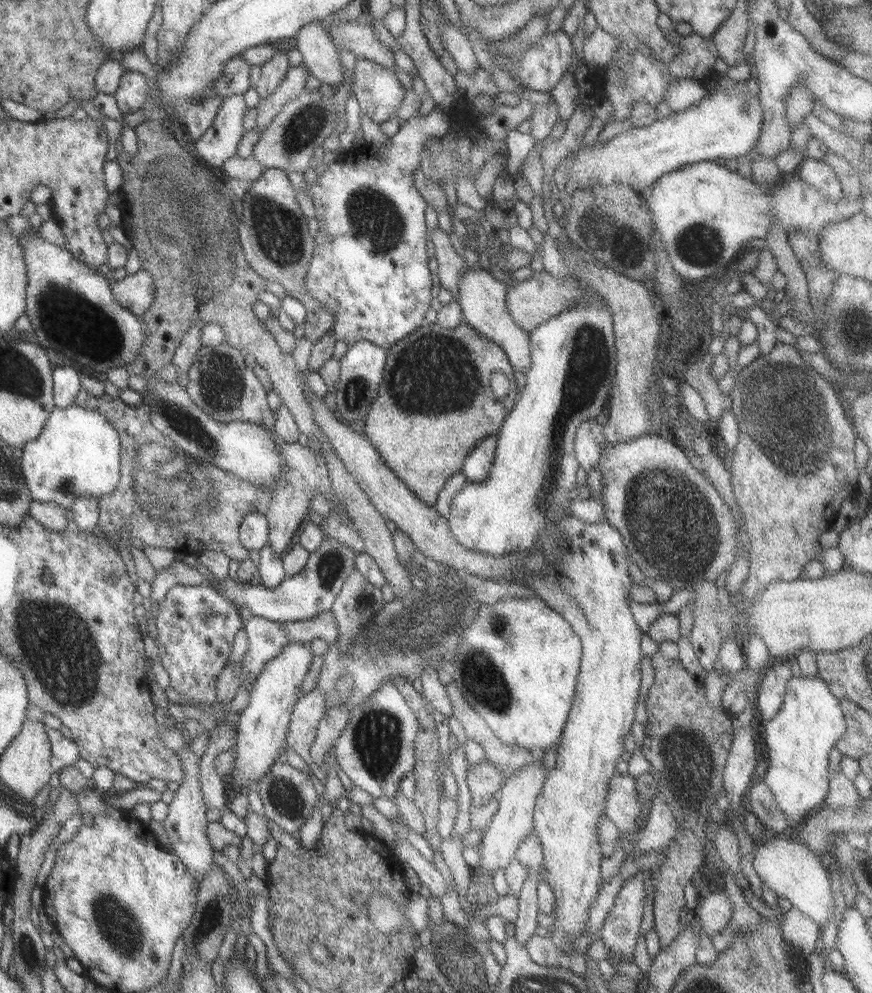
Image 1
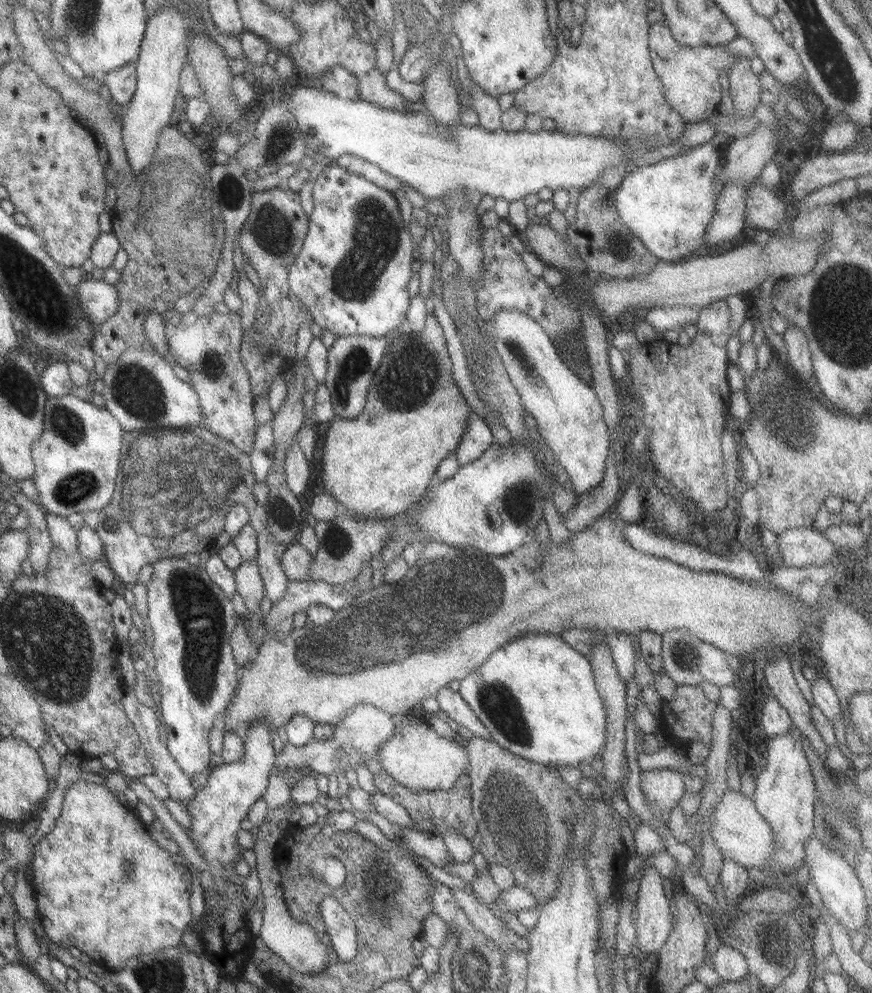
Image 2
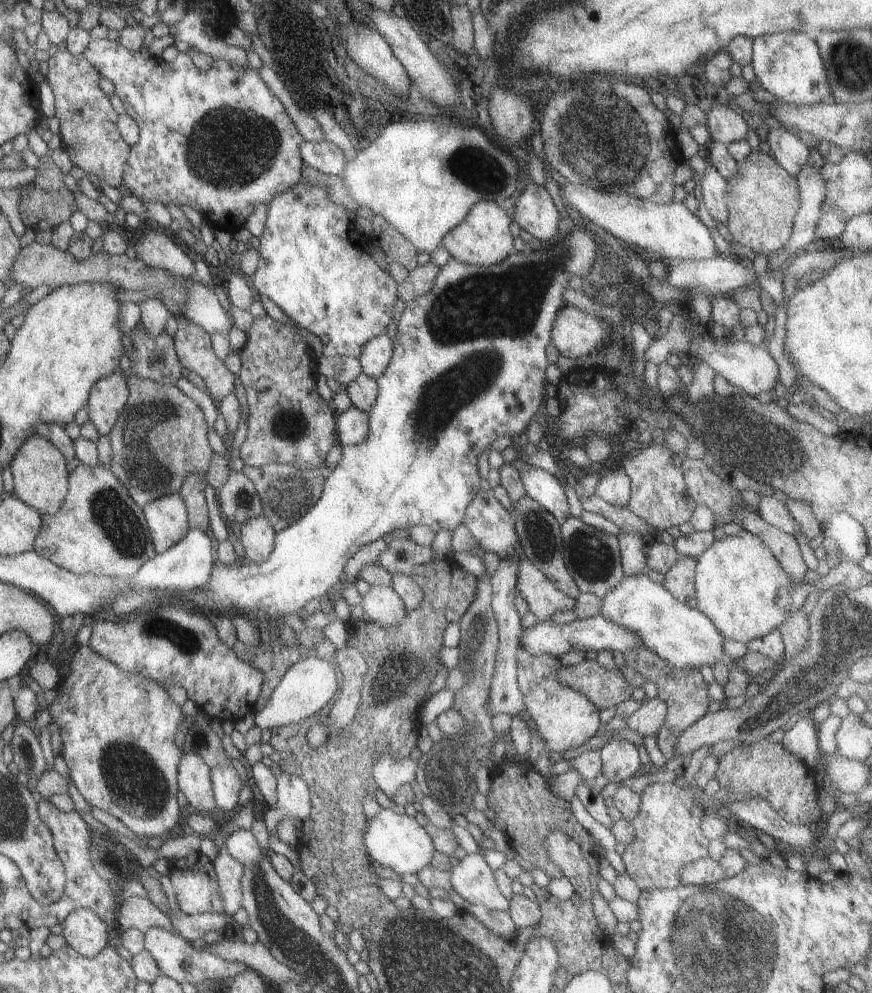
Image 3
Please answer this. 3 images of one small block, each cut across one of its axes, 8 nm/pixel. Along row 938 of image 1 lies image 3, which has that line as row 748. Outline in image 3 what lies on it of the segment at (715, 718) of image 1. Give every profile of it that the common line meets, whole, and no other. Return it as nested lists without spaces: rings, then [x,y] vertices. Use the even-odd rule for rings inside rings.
[[[642,644],[624,652],[625,668],[622,670],[630,676],[639,672],[642,679],[650,680],[657,688],[656,694],[666,704],[666,713],[661,726],[656,730],[656,744],[663,758],[670,759],[674,754],[675,738],[690,724],[696,722],[707,712],[707,685],[701,679],[698,668],[679,668],[661,660],[652,650]]]

